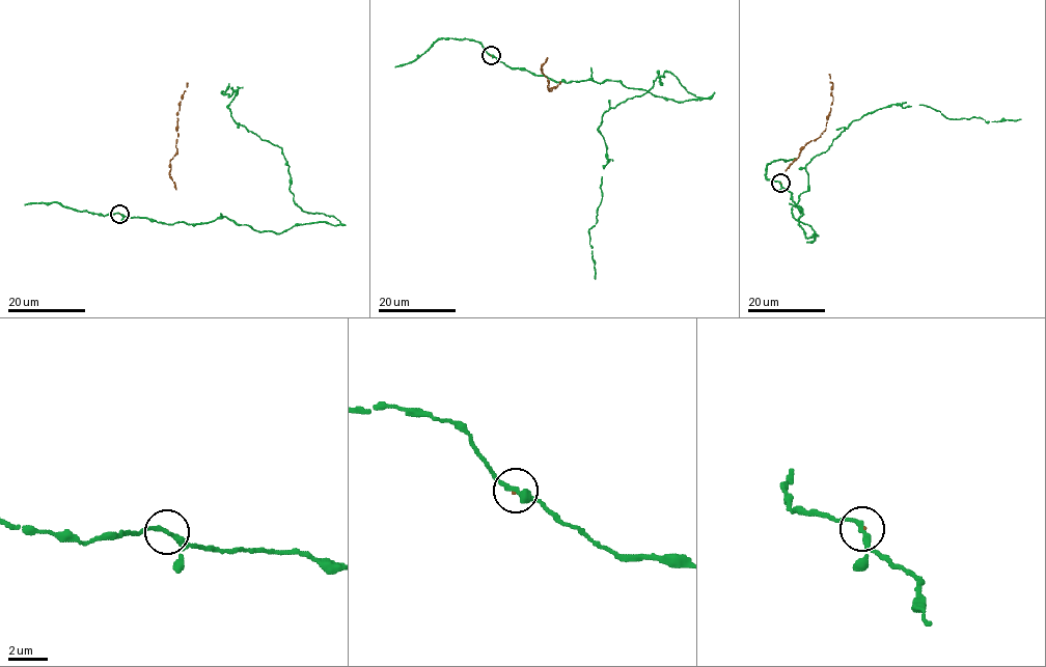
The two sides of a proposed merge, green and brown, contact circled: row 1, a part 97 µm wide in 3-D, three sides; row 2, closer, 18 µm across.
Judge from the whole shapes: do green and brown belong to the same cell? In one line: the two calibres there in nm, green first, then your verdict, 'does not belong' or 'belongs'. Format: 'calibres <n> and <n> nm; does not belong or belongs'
calibres 260 and 70 nm; belongs

